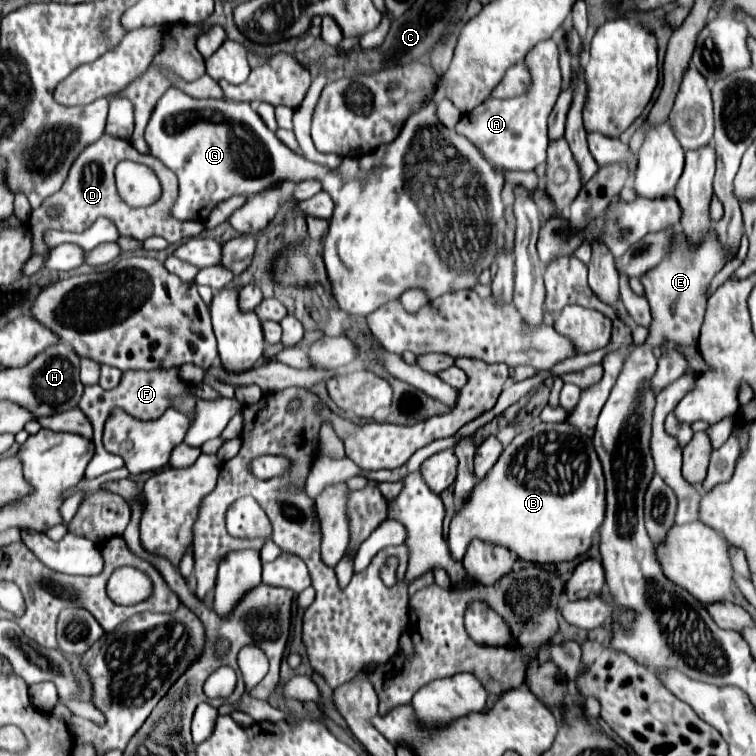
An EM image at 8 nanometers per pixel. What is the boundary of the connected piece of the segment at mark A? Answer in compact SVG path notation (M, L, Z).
M552 39L538 43L524 59L532 73L532 89L516 99L488 99L478 105L474 111L466 113L456 131L468 137L480 153L496 167L504 171L532 171L536 165L546 161L548 147L548 131L546 121L558 99L562 75L558 65L558 47Z

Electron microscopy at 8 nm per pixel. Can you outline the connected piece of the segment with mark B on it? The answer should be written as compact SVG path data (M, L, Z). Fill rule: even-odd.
M538 423L532 429L522 431L502 451L494 469L490 469L484 481L478 481L468 493L466 501L456 509L448 545L454 559L462 559L470 541L482 539L492 545L502 545L514 551L522 561L530 563L562 563L572 561L592 545L592 535L604 519L604 475L592 439L582 435L570 423Z

